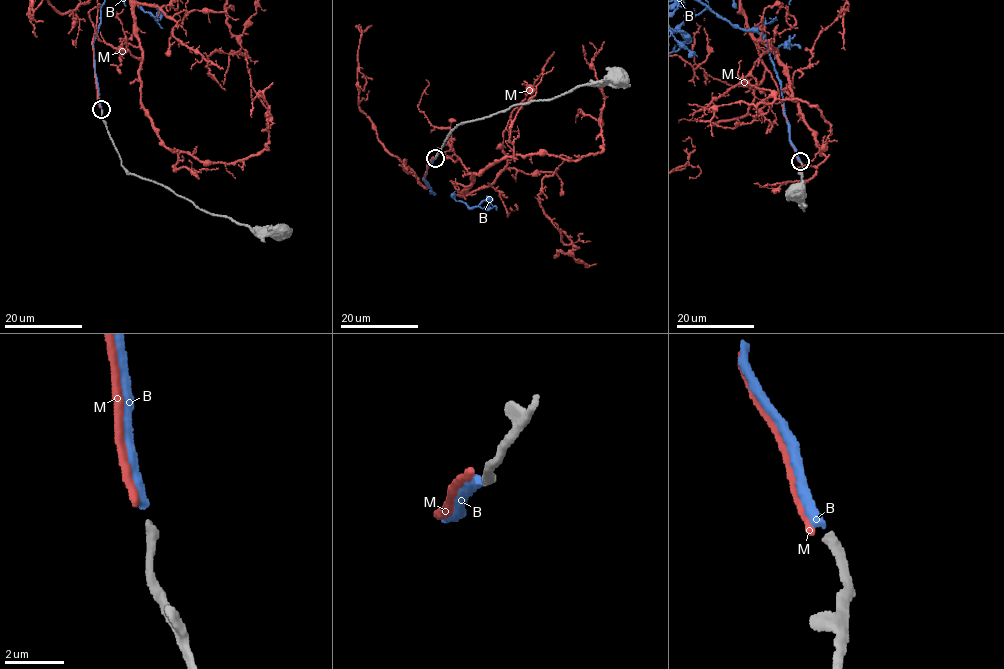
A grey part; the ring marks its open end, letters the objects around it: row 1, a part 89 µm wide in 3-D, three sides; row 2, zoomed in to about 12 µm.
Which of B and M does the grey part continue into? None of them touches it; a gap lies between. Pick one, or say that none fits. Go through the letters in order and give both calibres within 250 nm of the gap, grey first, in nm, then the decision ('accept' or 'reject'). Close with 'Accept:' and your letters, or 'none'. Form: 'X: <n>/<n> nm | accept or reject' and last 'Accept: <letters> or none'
B: 320/320 nm | accept
M: 320/260 nm | reject
Accept: B

